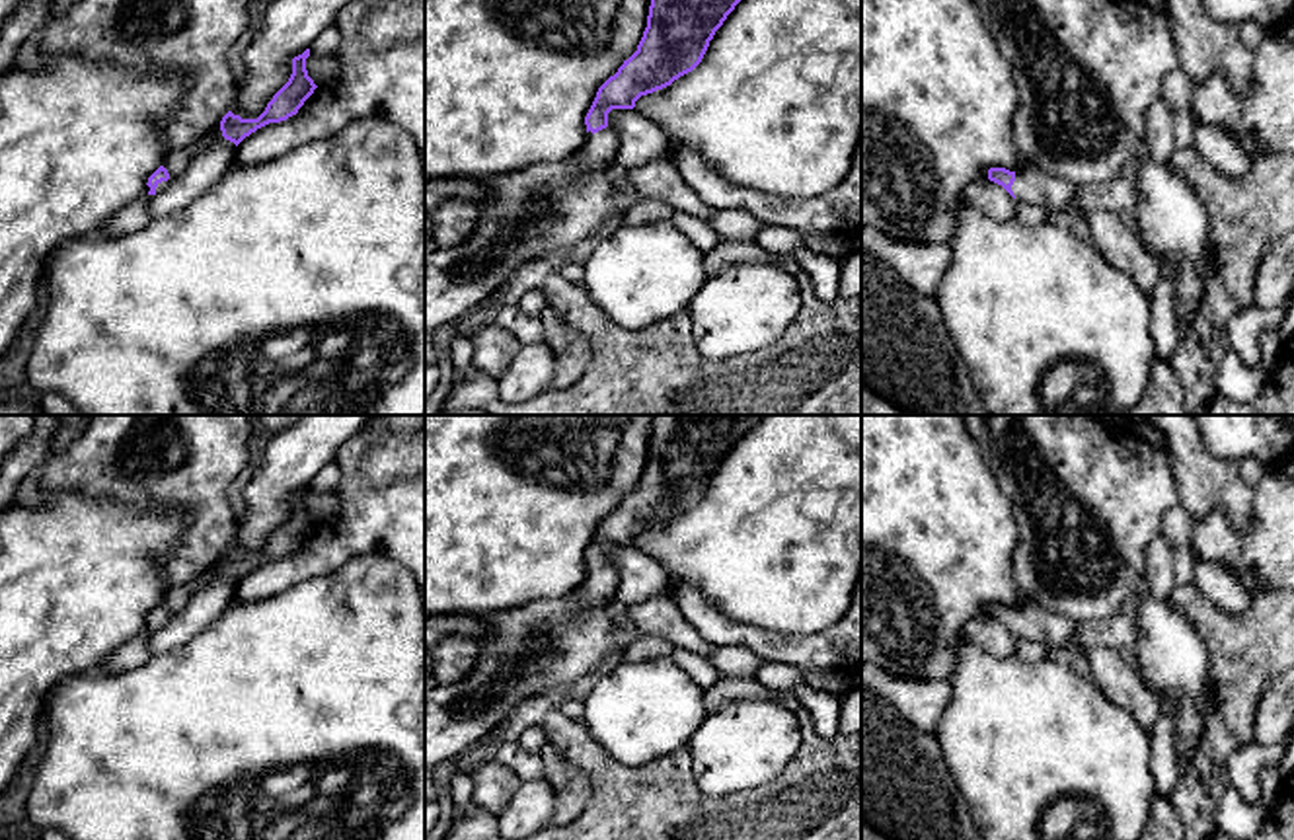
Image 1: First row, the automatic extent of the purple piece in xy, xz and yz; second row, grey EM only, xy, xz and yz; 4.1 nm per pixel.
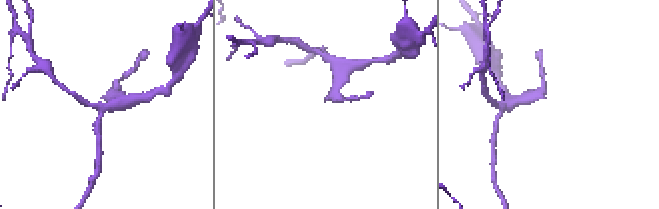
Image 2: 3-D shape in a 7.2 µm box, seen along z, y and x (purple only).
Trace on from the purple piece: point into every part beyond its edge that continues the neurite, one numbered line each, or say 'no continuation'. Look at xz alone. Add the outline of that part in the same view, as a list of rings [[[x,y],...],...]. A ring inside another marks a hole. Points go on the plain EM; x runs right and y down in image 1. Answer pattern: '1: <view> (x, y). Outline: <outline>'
1: xz (597, 589). Outline: [[[606,563],[598,569],[587,569],[587,579],[573,591],[575,598],[585,606],[614,604],[614,591],[618,583],[618,571],[614,563]]]

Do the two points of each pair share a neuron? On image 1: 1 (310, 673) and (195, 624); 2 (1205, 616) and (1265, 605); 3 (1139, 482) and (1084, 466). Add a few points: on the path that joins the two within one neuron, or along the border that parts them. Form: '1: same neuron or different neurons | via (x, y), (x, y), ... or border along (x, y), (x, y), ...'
1: different neurons | border along (236, 599), (197, 636), (166, 653)
2: same neuron | via (1220, 622), (1250, 620)
3: same neuron | via (1125, 482), (1098, 480)

